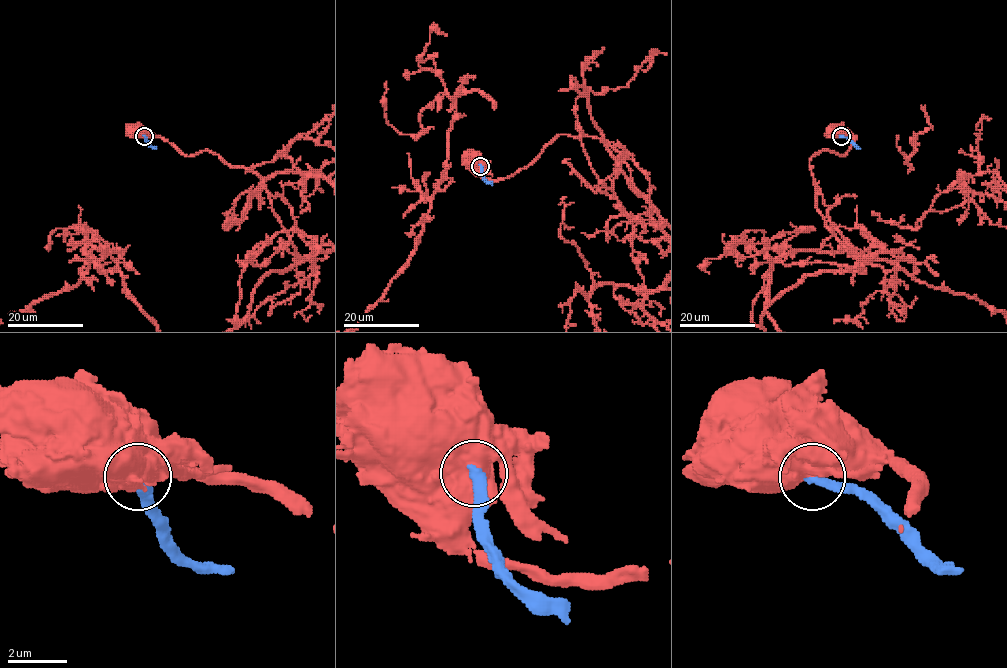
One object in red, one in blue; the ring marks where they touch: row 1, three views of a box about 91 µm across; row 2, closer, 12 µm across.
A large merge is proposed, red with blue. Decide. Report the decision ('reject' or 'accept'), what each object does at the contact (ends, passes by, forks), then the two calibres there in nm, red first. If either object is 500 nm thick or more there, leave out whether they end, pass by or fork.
reject; calibres 900 and 360 nm

